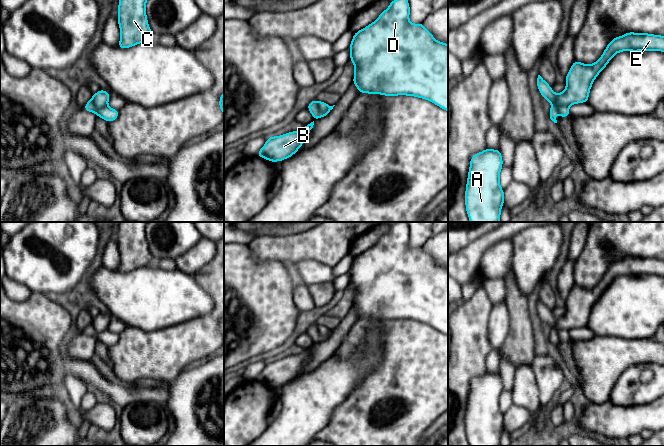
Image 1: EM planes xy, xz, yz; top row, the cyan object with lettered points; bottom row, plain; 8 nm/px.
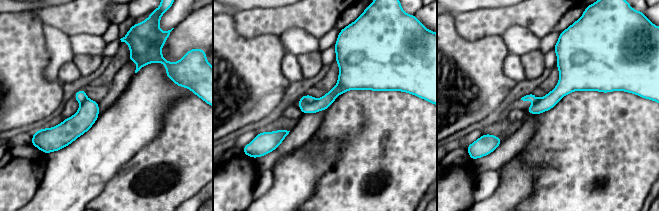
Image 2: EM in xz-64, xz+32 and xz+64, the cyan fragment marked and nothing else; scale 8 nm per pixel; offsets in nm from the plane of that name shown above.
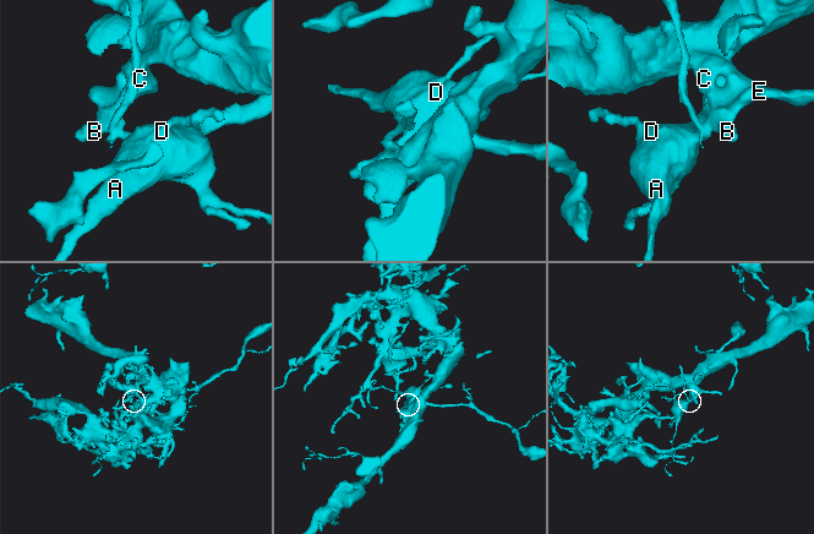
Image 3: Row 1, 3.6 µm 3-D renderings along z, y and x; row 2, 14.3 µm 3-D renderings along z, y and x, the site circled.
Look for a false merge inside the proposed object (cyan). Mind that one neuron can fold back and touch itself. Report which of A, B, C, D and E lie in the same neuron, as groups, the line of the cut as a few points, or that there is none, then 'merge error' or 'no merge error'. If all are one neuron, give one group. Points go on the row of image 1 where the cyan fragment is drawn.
A D / B C E; cut in xz along (317, 101), (317, 106), (322, 111), (327, 111), (330, 108); merge error

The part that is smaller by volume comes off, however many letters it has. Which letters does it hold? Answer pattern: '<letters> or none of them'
A, D

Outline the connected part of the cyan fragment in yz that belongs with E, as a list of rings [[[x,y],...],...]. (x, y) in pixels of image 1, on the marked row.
[[[627,32],[614,37],[606,46],[601,57],[593,64],[583,64],[576,59],[565,76],[566,88],[556,94],[555,103],[550,108],[550,119],[557,123],[556,113],[561,105],[587,103],[594,80],[608,65],[615,54],[623,51],[664,52],[664,36],[650,33]]]

